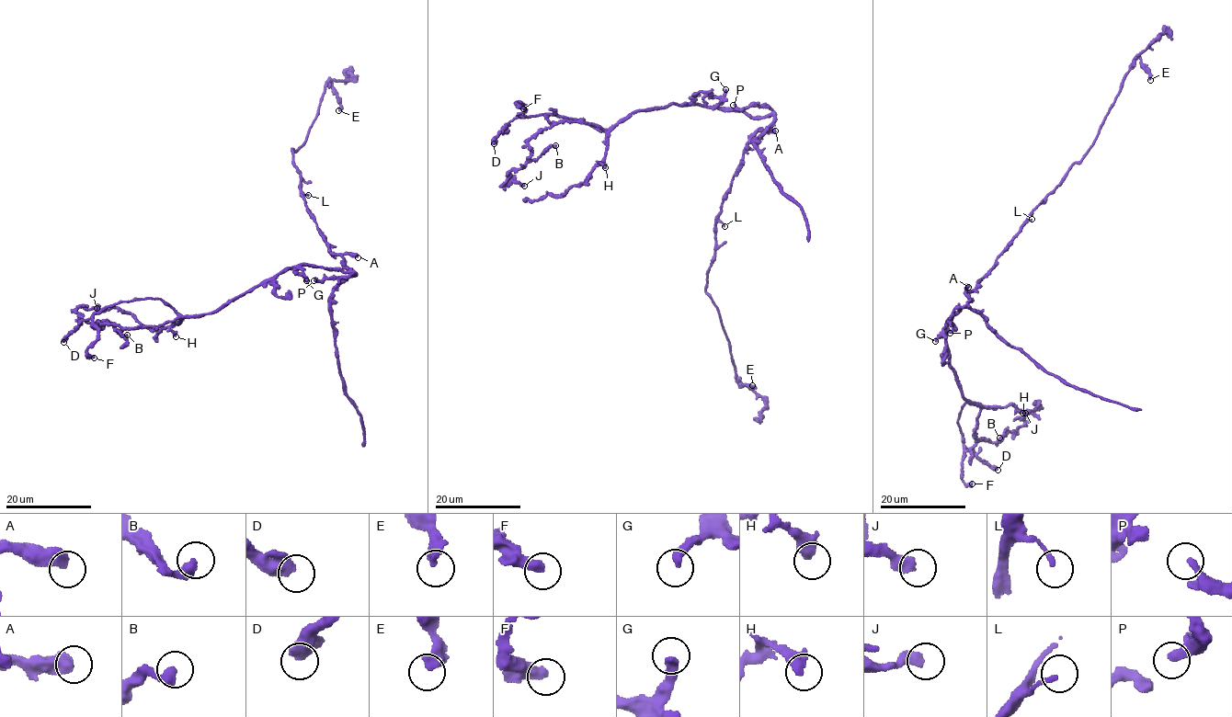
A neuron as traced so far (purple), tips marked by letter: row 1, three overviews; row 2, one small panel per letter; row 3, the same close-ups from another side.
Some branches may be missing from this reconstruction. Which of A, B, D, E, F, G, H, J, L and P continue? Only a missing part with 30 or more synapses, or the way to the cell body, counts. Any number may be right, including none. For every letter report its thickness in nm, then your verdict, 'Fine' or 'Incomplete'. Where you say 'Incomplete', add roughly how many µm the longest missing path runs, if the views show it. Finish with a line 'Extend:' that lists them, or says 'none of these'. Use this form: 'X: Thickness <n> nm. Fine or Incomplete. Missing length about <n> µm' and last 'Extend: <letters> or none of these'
A: Thickness 550 nm. Fine
B: Thickness 400 nm. Fine
D: Thickness 480 nm. Fine
E: Thickness 400 nm. Fine
F: Thickness 440 nm. Fine
G: Thickness 360 nm. Fine
H: Thickness 280 nm. Fine
J: Thickness 440 nm. Fine
L: Thickness 170 nm. Fine
P: Thickness 320 nm. Fine
Extend: none of these

